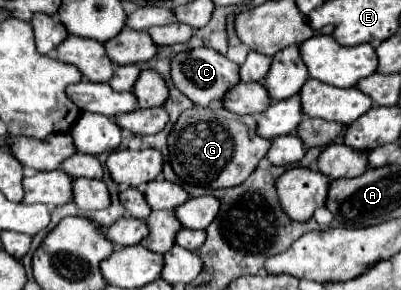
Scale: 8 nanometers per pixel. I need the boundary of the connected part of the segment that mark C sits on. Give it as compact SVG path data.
M201 47L201 49L191 49L185 53L179 53L173 63L171 63L171 79L173 85L185 93L195 105L209 107L211 101L223 101L225 93L239 83L239 65L223 57L221 53Z

